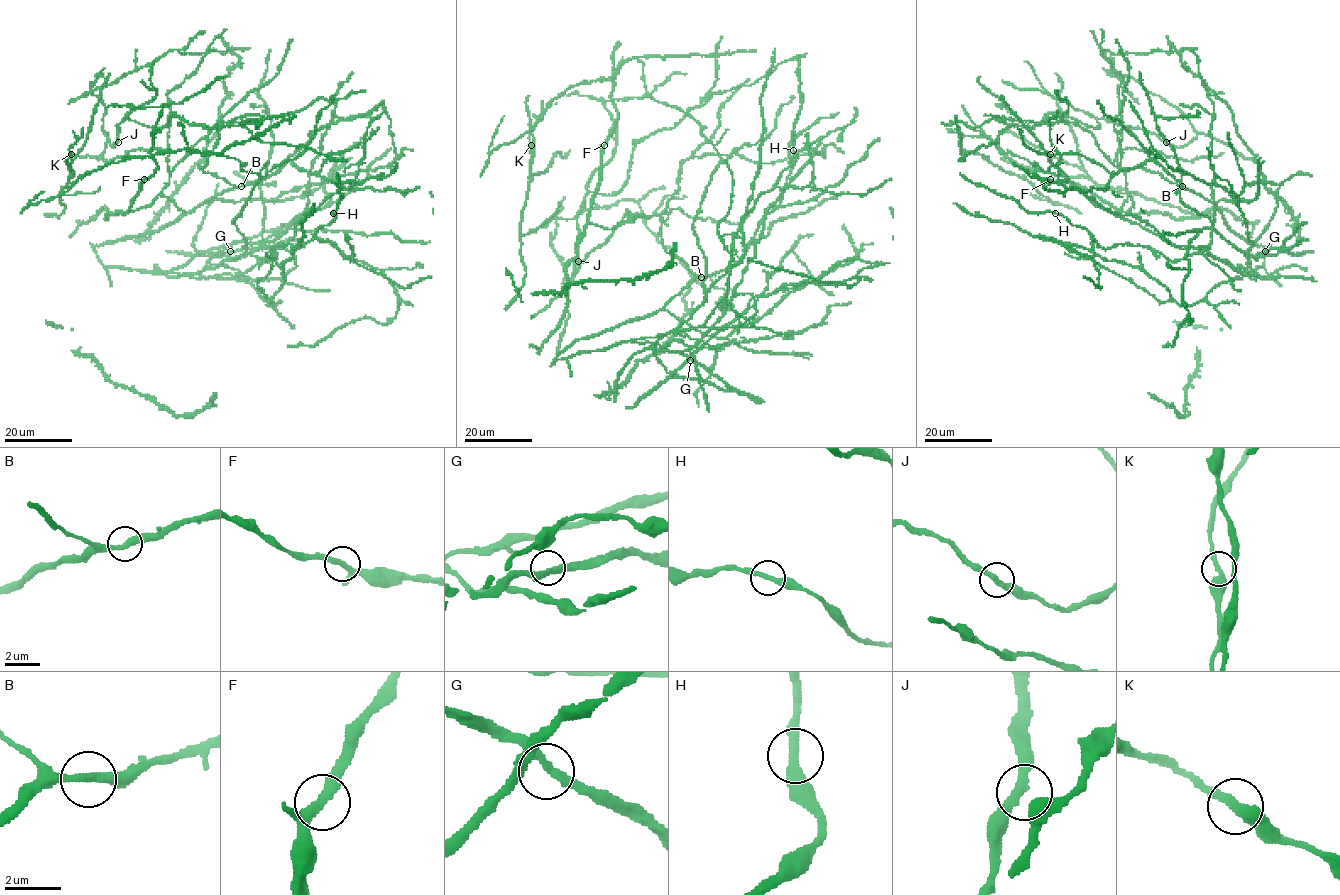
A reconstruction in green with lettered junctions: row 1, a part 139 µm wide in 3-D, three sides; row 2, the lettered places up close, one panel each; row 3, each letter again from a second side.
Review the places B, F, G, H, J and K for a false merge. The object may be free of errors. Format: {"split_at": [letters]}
{"split_at": []}

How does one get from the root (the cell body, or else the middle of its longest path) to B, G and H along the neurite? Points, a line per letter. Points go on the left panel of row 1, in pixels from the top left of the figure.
B: (215, 268), (244, 273), (274, 248), (295, 264), (196, 278), (105, 266), (95, 247), (241, 186)
G: (215, 268), (244, 273), (274, 248), (291, 252), (295, 266), (267, 280), (171, 271), (197, 254), (230, 251)
H: (215, 268), (246, 253), (268, 261), (272, 249), (281, 243), (298, 248), (333, 220), (333, 213)

